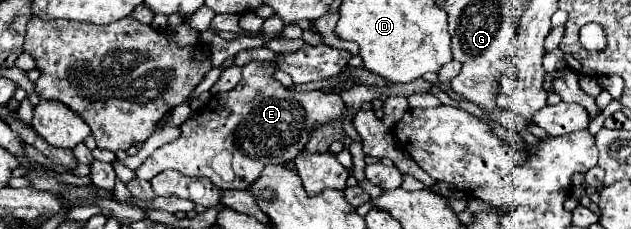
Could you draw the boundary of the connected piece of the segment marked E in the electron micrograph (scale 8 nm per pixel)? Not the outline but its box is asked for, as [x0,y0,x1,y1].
[136,61,344,189]

